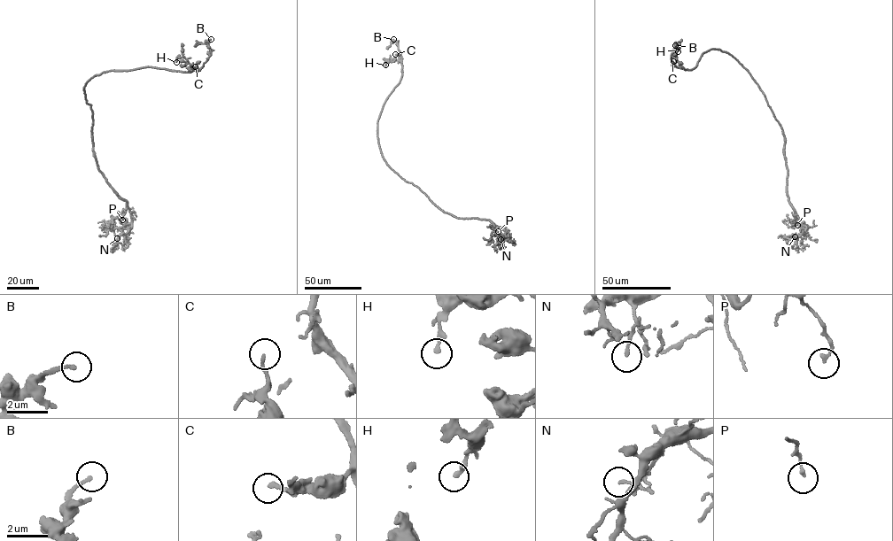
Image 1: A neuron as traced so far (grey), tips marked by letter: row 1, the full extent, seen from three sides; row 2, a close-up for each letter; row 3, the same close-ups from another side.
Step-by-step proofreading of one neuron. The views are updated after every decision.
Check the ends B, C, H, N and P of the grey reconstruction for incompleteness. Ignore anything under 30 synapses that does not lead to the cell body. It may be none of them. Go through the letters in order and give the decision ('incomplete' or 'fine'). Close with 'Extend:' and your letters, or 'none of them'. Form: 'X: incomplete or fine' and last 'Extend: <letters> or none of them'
B: fine
C: fine
H: fine
N: fine
P: fine
Extend: none of them

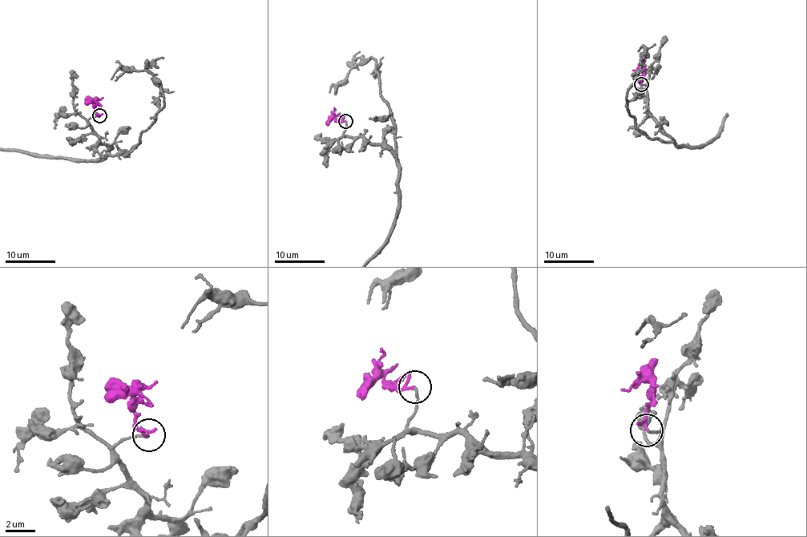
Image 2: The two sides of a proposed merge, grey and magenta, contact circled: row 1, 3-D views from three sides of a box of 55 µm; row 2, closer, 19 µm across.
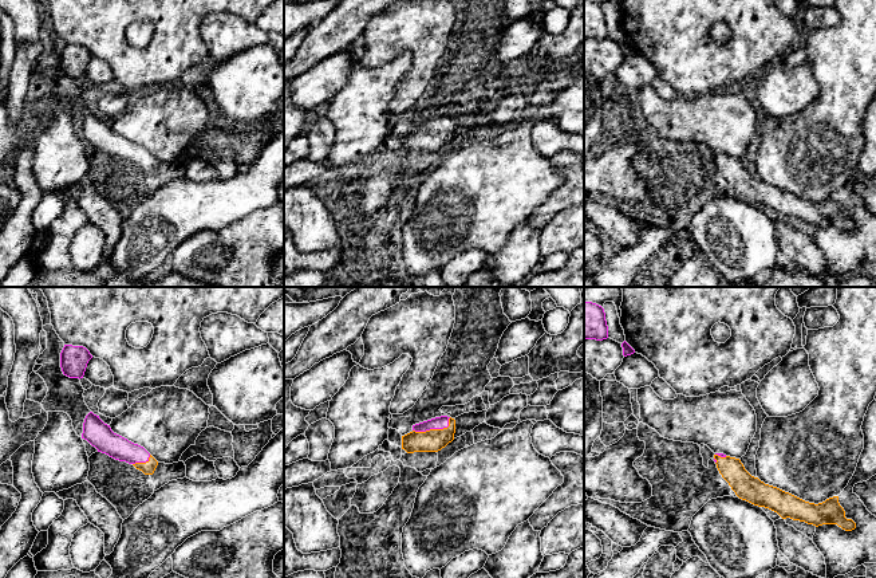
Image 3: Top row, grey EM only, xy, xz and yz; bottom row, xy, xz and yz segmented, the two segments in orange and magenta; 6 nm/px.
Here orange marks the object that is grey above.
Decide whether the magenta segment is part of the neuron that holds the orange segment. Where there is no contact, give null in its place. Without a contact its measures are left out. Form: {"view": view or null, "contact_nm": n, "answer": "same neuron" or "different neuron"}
{"view": "xz", "contact_nm": 240, "answer": "same neuron"}

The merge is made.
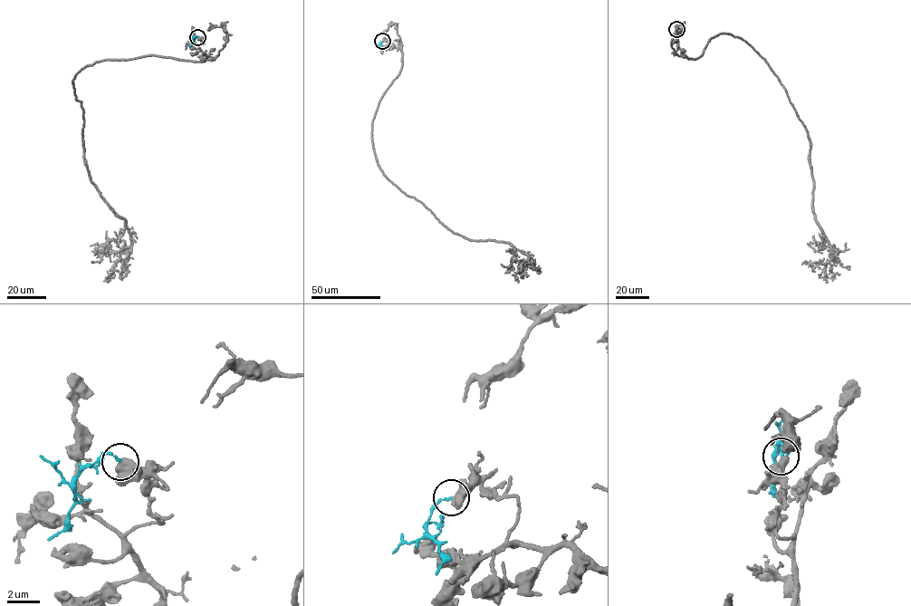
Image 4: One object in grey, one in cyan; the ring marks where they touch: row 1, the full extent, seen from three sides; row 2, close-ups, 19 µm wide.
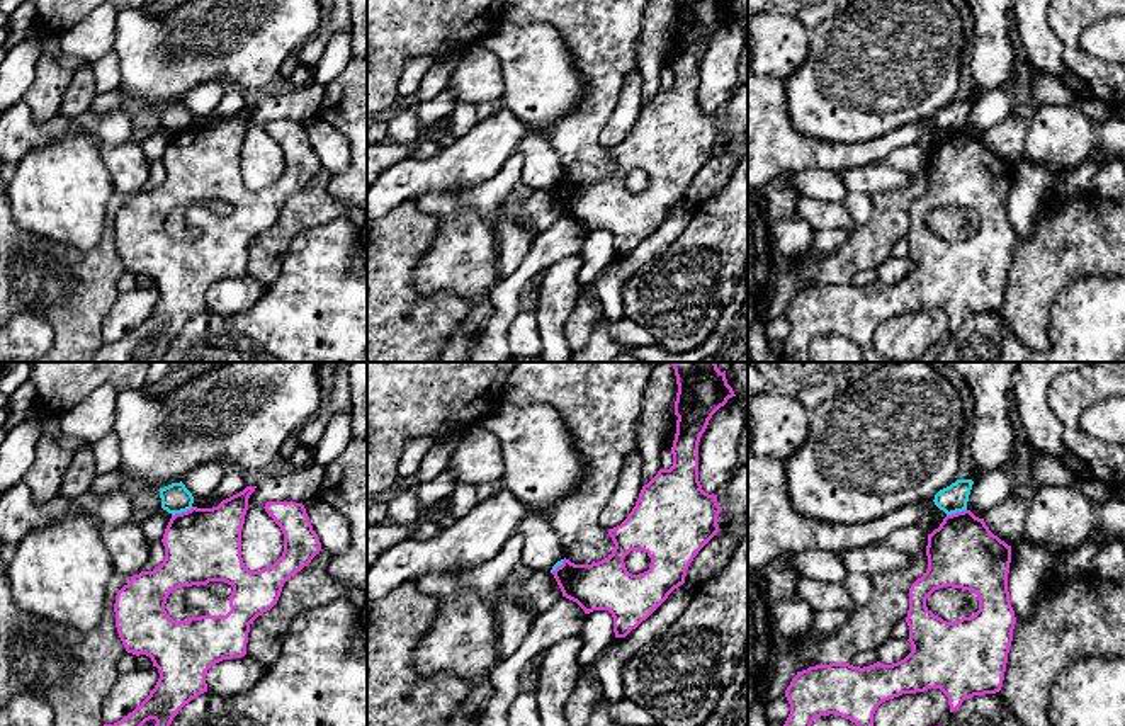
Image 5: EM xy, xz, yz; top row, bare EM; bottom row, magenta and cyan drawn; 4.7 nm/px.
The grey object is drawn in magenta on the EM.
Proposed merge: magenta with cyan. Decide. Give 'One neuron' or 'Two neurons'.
Two neurons

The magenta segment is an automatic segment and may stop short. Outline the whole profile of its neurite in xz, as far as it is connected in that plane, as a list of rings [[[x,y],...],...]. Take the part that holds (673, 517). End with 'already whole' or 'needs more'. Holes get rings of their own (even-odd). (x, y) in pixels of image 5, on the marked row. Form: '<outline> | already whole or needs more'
[[[671,362],[676,376],[678,393],[675,401],[676,434],[671,447],[673,466],[670,469],[659,469],[658,474],[642,486],[636,507],[629,517],[617,527],[608,529],[615,547],[612,554],[598,563],[574,564],[564,558],[552,575],[562,592],[562,597],[576,602],[585,614],[593,610],[608,610],[613,617],[615,638],[625,638],[642,621],[646,621],[668,595],[685,583],[687,570],[698,551],[719,532],[717,517],[722,508],[717,503],[717,495],[709,495],[702,490],[698,481],[698,442],[705,432],[712,415],[736,396],[727,384],[726,371],[721,372],[715,362]],[[630,551],[644,551],[651,558],[649,570],[641,575],[627,571],[624,558]]] | already whole

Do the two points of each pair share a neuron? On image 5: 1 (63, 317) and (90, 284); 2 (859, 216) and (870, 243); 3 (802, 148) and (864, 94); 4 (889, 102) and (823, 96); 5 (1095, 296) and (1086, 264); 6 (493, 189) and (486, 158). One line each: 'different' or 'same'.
1: same
2: different
3: different
4: same
5: different
6: different

